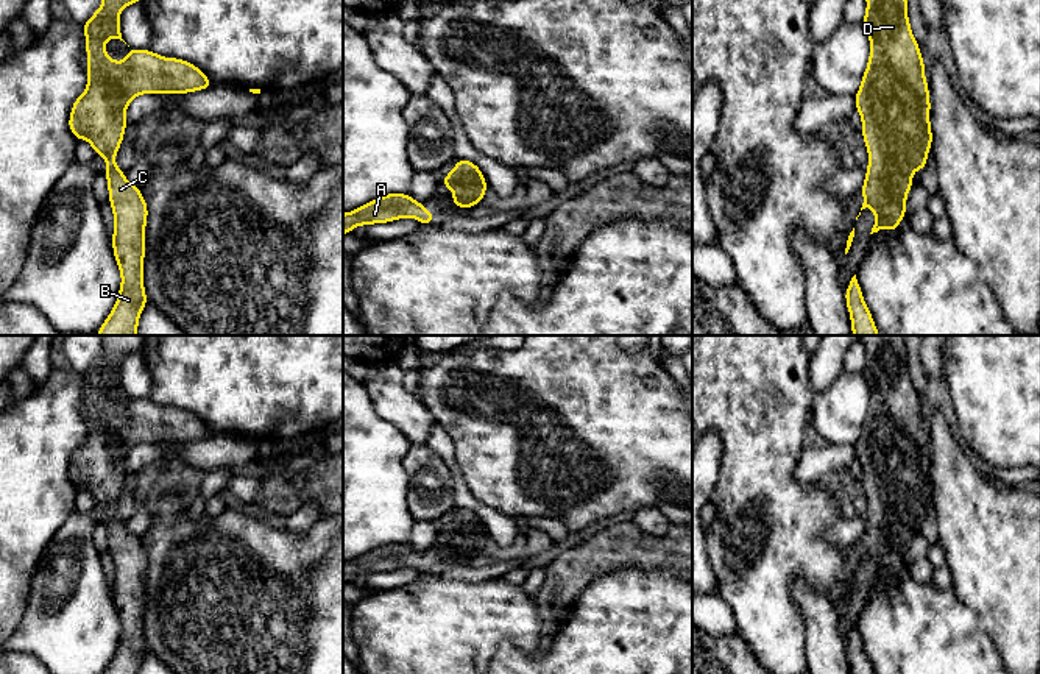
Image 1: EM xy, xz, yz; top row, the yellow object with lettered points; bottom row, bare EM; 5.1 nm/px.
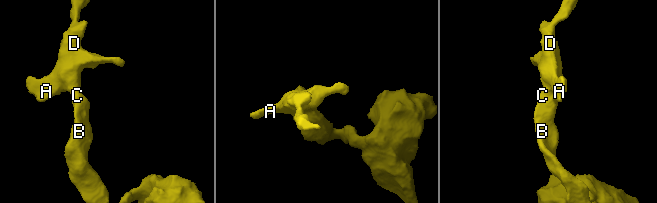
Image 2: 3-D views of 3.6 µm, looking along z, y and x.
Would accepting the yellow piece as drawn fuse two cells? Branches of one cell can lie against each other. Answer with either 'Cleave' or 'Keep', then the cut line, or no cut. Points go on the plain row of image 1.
Keep. No split

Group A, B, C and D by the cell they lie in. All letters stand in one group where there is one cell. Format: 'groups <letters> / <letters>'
groups A B C D

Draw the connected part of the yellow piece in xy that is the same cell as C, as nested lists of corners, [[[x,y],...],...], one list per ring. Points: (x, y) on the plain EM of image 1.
[[[101,335],[103,354],[92,367],[81,373],[87,401],[87,437],[72,454],[69,477],[78,490],[86,488],[95,504],[106,509],[109,554],[114,562],[112,601],[120,619],[122,633],[114,658],[103,674],[139,674],[140,663],[148,652],[143,638],[145,577],[148,555],[137,535],[123,526],[115,515],[115,504],[123,491],[126,457],[129,451],[143,443],[189,443],[212,437],[212,431],[195,415],[179,407],[165,407],[153,399],[129,396],[128,406],[115,412],[104,399],[108,388],[122,388],[120,362],[131,353],[142,353],[145,335]]]

